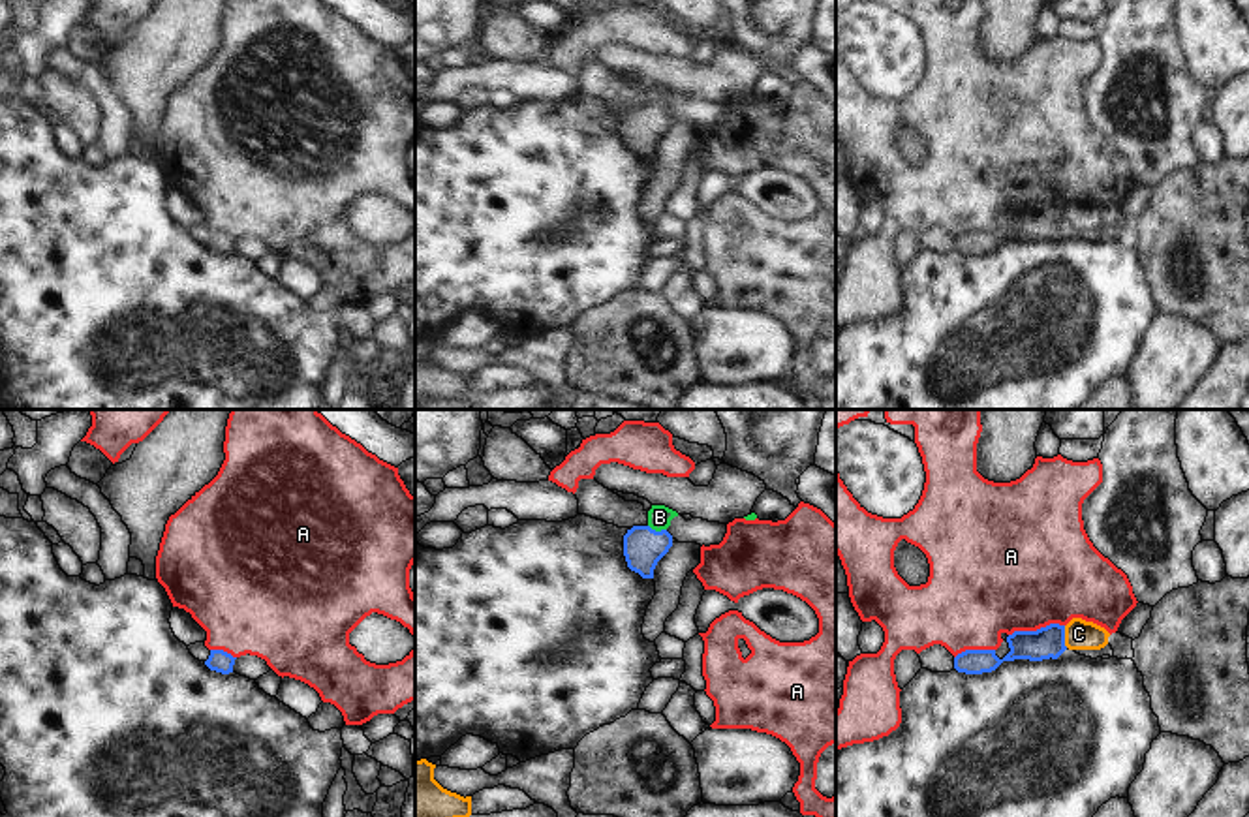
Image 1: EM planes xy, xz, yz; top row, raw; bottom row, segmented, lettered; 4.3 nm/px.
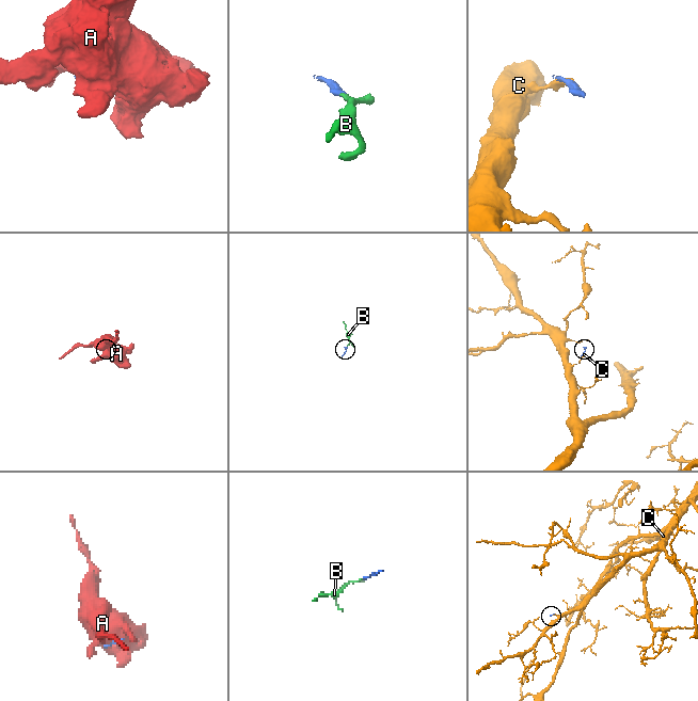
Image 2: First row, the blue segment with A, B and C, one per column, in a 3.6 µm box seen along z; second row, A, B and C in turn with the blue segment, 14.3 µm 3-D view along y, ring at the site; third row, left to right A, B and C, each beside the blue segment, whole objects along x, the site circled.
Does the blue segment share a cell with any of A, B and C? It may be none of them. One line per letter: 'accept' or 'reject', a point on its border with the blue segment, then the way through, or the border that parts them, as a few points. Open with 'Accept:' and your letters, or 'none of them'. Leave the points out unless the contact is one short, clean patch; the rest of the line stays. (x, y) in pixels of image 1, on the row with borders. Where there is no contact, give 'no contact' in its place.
Accept: B
A: reject; contact yz (1037, 630)
B: accept; contact xz (658, 532); way xz (643, 547), (658, 532), (660, 517)
C: reject; contact yz (1063, 637); border yz (1063, 626), (1063, 643), (1067, 647)

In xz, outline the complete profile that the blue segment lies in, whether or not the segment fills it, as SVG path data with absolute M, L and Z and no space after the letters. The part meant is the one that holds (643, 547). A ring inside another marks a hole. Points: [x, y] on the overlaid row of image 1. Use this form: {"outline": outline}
{"outline": "M652 505L646 526L633 526L624 535L624 556L627 567L642 578L654 578L657 562L672 547L672 535L667 532L676 511L665 505Z"}

